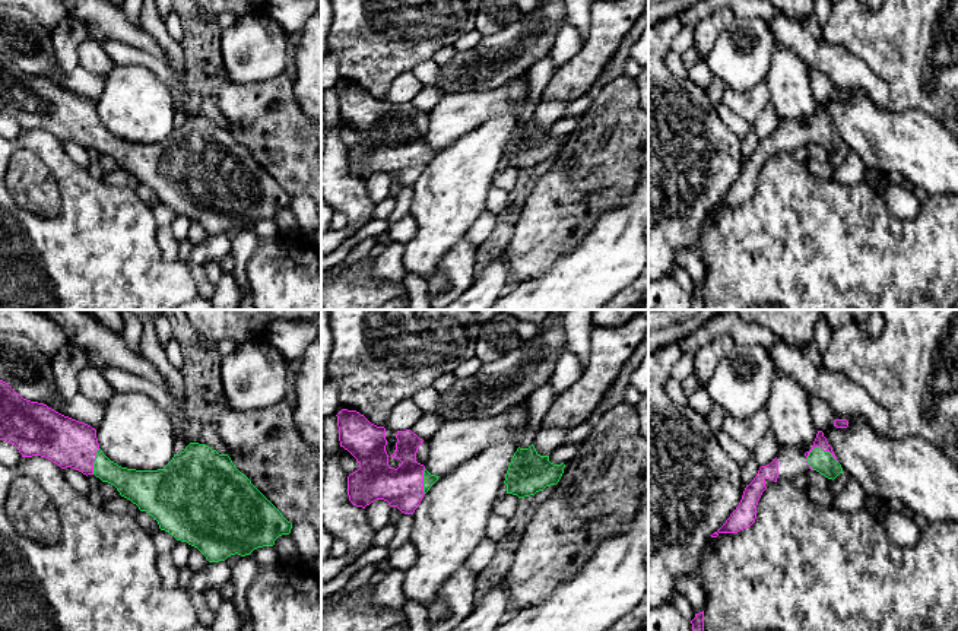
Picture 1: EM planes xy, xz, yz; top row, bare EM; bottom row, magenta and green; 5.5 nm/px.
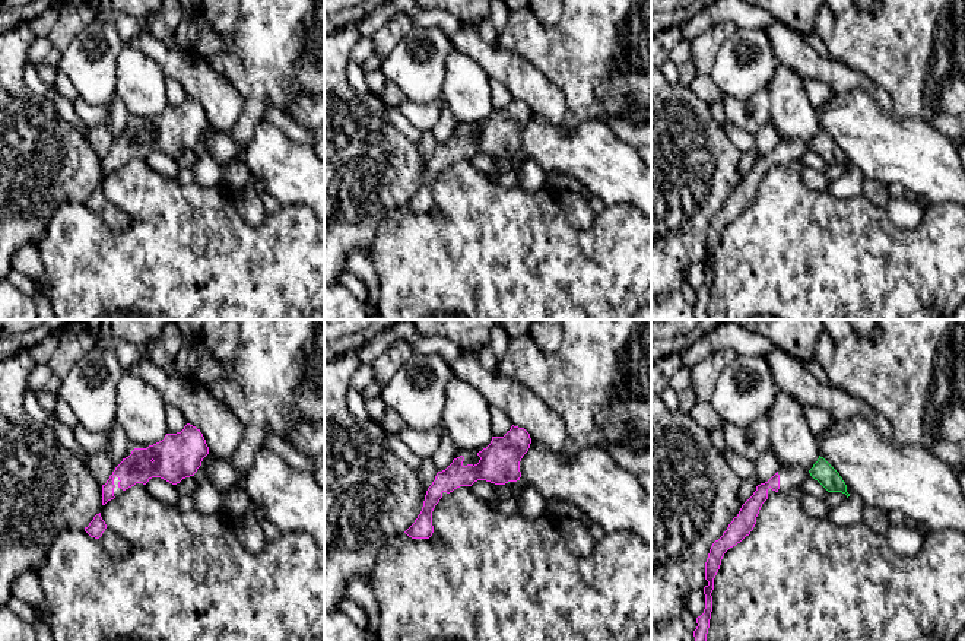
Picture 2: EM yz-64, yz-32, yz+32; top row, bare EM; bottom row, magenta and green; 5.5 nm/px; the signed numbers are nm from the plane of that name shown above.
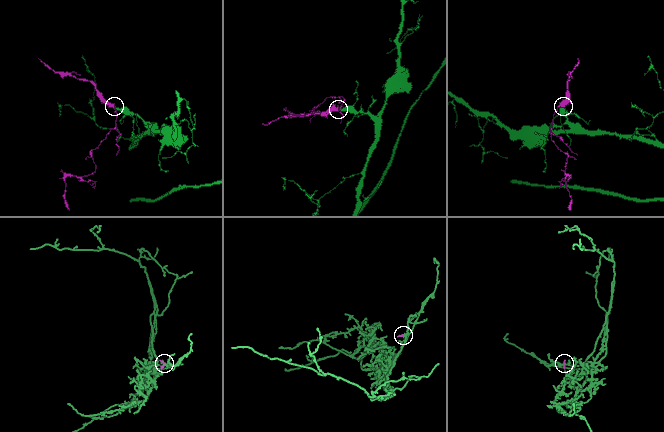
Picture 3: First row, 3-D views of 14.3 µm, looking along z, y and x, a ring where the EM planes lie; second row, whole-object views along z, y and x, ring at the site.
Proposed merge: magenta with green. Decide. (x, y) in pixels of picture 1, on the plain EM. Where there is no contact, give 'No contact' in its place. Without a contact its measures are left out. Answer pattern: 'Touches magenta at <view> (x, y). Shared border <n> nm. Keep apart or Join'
Touches magenta at yz (822, 121). Shared border 180 nm. Join

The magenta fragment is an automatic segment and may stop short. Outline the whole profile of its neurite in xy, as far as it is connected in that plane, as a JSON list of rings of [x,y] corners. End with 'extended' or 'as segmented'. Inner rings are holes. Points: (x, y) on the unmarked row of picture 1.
[[[3,53],[0,112],[13,117],[22,130],[41,129],[61,142],[72,140],[114,158],[121,169],[152,188],[161,203],[197,221],[209,235],[225,234],[235,226],[245,229],[257,221],[273,219],[279,209],[289,207],[292,202],[292,196],[235,140],[228,127],[219,127],[206,117],[190,115],[164,142],[121,140],[102,126],[95,101],[44,76],[23,72]]]; extended

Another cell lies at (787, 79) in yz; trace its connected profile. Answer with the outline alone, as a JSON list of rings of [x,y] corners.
[[[774,45],[764,83],[778,121],[792,120],[803,126],[812,121],[818,102],[811,89],[809,70],[792,50]]]

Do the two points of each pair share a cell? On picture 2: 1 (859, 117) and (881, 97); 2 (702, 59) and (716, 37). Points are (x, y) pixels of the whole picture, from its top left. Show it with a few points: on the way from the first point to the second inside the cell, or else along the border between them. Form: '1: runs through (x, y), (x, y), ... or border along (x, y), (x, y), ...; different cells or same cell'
1: border along (843, 92), (863, 89), (883, 108), (891, 111); different cells
2: runs through (704, 53), (710, 43); same cell

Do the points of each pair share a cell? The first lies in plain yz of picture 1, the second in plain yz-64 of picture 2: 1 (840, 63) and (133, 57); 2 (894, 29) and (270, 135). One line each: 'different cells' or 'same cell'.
1: different cells
2: different cells

